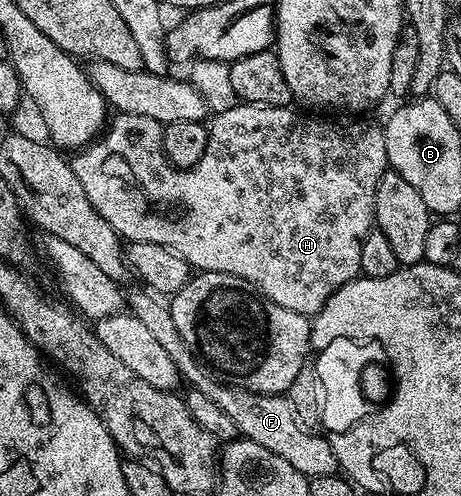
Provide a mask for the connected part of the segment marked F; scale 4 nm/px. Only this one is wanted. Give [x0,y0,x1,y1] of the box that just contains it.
[126,287,337,479]

